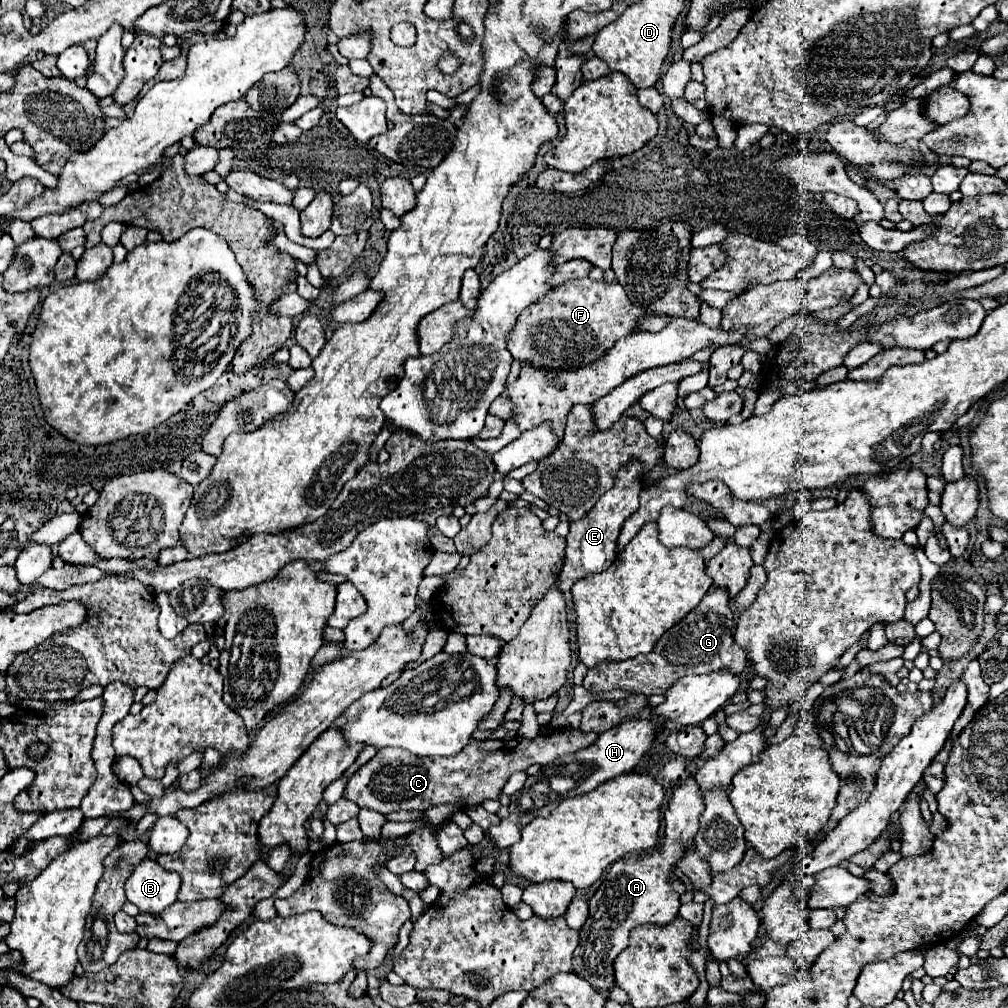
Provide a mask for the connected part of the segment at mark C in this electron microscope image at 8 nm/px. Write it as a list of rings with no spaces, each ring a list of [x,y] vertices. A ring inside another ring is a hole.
[[[569,730],[565,734],[557,734],[557,732],[553,732],[549,736],[539,734],[535,740],[527,740],[523,736],[515,736],[507,742],[505,740],[471,740],[463,748],[463,752],[459,752],[457,756],[451,756],[451,758],[421,758],[411,752],[403,752],[399,748],[383,748],[383,752],[377,752],[365,766],[361,766],[351,776],[351,780],[345,786],[343,798],[355,802],[359,808],[369,808],[379,814],[397,812],[397,810],[425,810],[435,804],[463,804],[463,802],[467,802],[467,806],[475,806],[475,804],[481,804],[483,800],[497,798],[513,772],[527,770],[531,764],[543,764],[543,766],[551,764],[559,756],[565,756],[565,754],[571,754],[579,748],[589,746],[591,742],[595,742],[595,738],[597,738],[597,734]]]

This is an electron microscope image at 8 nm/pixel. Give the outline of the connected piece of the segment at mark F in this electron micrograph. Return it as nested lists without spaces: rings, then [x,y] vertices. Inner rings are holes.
[[[575,278],[575,280],[569,280],[565,284],[559,284],[555,288],[551,288],[541,300],[533,302],[531,306],[527,306],[519,318],[517,318],[517,324],[513,328],[513,332],[507,336],[507,350],[511,352],[513,358],[517,358],[521,364],[529,362],[529,364],[547,364],[547,368],[579,368],[579,364],[591,364],[591,360],[603,356],[603,352],[607,352],[607,348],[611,348],[611,344],[615,344],[615,340],[623,338],[623,336],[629,336],[633,334],[633,328],[643,320],[643,312],[639,312],[639,308],[635,308],[629,300],[627,300],[627,294],[623,292],[621,284],[617,282],[607,282],[607,280],[591,280],[591,278]]]

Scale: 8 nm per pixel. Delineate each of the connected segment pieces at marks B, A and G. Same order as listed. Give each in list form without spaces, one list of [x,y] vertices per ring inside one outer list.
[[[143,860],[135,866],[127,878],[125,892],[127,900],[133,902],[141,912],[159,914],[177,900],[181,878],[155,864],[155,860]]]
[[[695,778],[683,780],[671,794],[665,810],[665,842],[649,852],[625,856],[617,860],[605,874],[601,886],[589,900],[589,918],[579,930],[579,946],[573,952],[573,972],[585,978],[593,988],[611,992],[615,986],[613,960],[627,948],[629,932],[643,924],[669,924],[679,912],[679,894],[669,886],[675,860],[683,856],[683,848],[695,838],[699,830],[699,816],[703,812],[701,788]]]
[[[711,588],[693,612],[689,612],[679,624],[669,628],[653,646],[651,654],[639,654],[637,658],[623,662],[603,662],[587,670],[583,688],[595,696],[611,690],[625,690],[633,694],[665,694],[675,680],[687,674],[709,674],[725,666],[729,672],[745,668],[745,654],[733,640],[735,614],[729,610],[729,598],[725,588]]]

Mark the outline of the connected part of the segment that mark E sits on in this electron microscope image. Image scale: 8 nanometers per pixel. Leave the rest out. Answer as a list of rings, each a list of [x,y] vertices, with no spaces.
[[[637,460],[625,464],[617,476],[615,476],[615,484],[611,490],[607,490],[599,502],[579,520],[573,520],[569,524],[569,534],[567,534],[567,546],[565,546],[565,564],[559,572],[559,590],[561,592],[569,592],[573,582],[579,576],[589,576],[595,572],[603,572],[607,570],[615,556],[617,556],[617,538],[619,532],[623,528],[623,522],[637,512],[639,508],[639,494],[641,494],[641,482],[637,478],[637,474],[641,474],[641,464]]]

